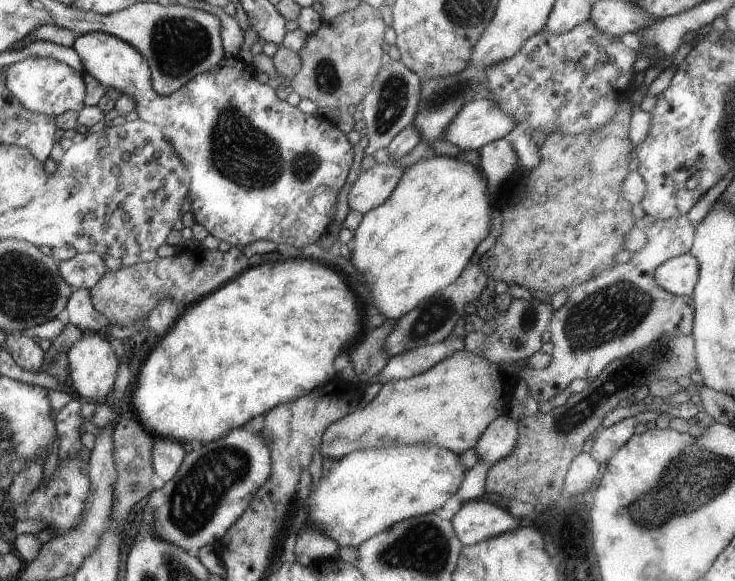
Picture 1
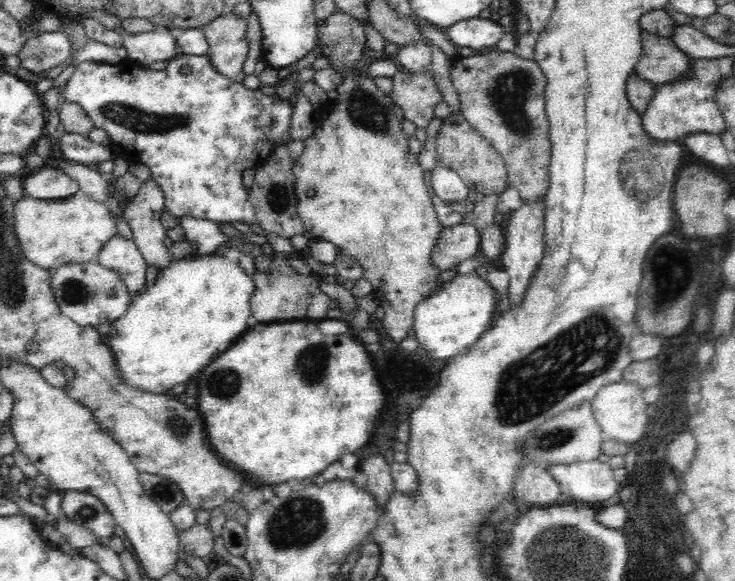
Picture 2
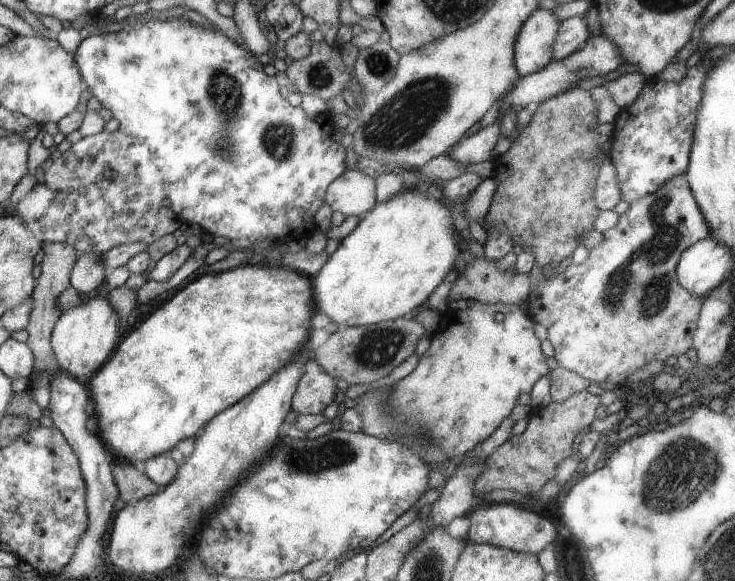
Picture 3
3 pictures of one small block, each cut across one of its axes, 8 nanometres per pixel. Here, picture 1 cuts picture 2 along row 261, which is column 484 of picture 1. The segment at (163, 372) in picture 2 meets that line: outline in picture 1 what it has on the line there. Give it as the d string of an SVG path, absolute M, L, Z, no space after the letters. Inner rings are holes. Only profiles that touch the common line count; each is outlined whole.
M436 156L427 160L422 160L419 164L406 168L403 176L400 178L398 185L391 192L390 197L377 208L370 210L363 215L362 221L351 241L352 262L354 268L364 276L364 282L370 287L372 293L371 305L376 309L376 313L384 316L386 319L400 319L408 312L418 307L418 304L425 303L438 292L445 290L452 282L460 276L461 272L466 268L466 264L470 262L476 246L486 238L486 232L490 228L490 204L488 204L488 192L486 192L486 180L482 178L482 174L478 172L476 166L469 164L468 161L459 160L458 157L450 158L448 156Z

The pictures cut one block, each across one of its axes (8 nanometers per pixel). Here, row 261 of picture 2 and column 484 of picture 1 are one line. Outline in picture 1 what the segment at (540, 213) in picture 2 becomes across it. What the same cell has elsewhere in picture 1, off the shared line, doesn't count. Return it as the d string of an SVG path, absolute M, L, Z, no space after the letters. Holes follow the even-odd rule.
M486 497L464 502L452 524L464 546L494 539L521 526L514 516L498 508L496 501Z

